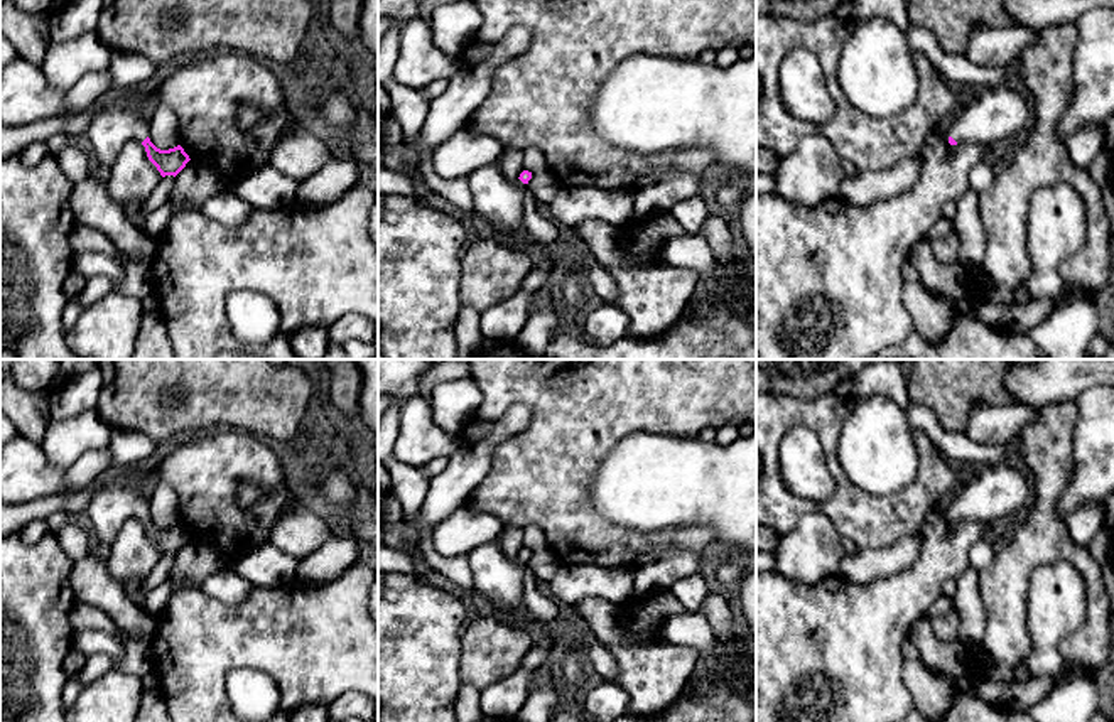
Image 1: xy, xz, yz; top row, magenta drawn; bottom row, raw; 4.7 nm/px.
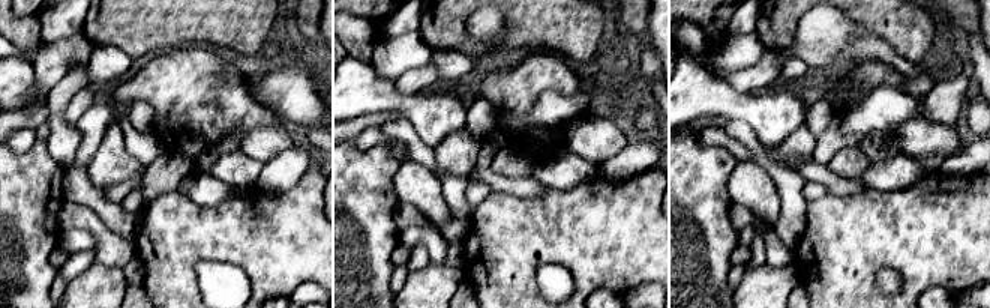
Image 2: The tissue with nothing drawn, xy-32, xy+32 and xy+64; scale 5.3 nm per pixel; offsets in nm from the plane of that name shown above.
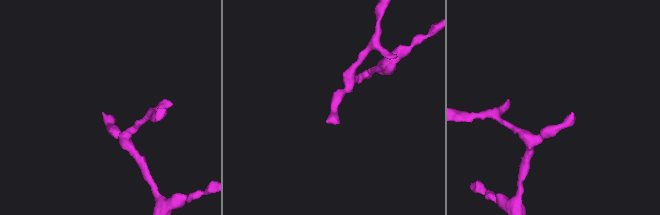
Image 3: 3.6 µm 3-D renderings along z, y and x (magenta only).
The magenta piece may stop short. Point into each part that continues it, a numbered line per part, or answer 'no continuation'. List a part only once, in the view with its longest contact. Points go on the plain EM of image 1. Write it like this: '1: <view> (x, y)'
1: yz (996, 491)

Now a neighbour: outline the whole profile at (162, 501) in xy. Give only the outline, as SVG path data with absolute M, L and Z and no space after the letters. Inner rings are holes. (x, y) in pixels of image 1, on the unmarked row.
M164 482L155 484L147 493L147 509L150 520L160 528L174 526L182 520L179 496Z

